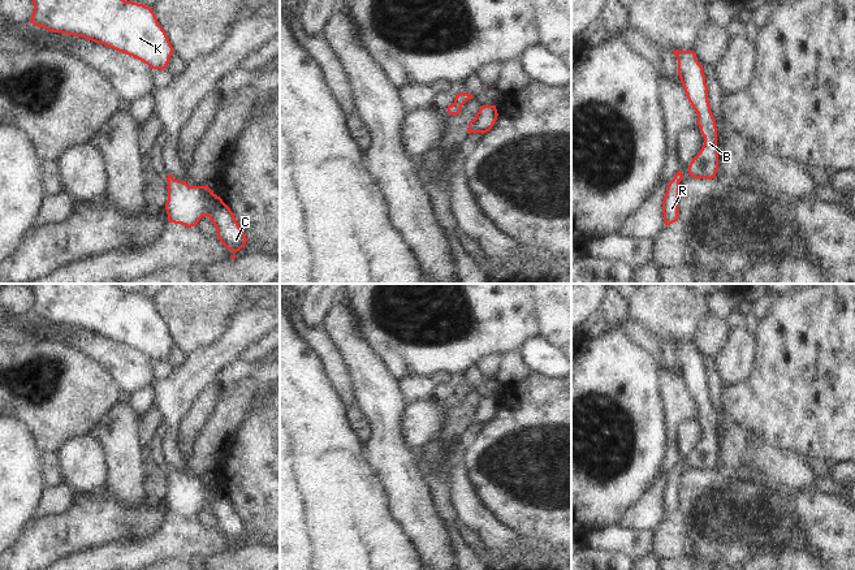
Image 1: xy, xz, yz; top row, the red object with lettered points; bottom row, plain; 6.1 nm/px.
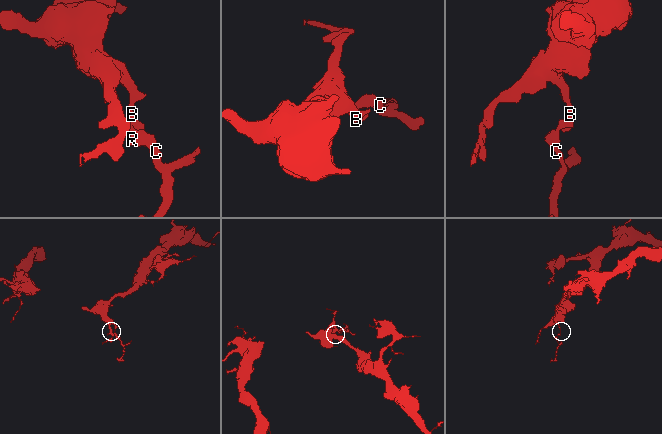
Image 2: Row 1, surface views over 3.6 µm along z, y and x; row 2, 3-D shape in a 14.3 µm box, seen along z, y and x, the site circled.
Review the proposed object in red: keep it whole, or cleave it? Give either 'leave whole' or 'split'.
leave whole

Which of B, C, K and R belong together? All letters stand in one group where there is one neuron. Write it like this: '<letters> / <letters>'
B C K R

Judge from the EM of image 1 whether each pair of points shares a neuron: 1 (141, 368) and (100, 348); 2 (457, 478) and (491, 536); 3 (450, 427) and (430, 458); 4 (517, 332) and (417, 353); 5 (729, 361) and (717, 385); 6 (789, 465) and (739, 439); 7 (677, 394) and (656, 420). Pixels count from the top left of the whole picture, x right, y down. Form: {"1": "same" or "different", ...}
{"1": "same", "2": "same", "3": "same", "4": "same", "5": "different", "6": "same", "7": "different"}

